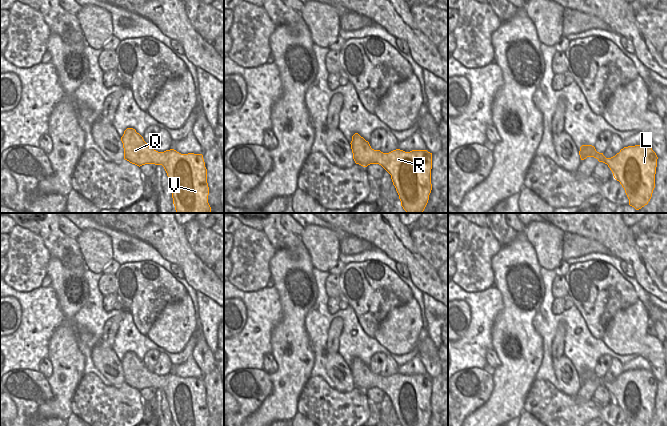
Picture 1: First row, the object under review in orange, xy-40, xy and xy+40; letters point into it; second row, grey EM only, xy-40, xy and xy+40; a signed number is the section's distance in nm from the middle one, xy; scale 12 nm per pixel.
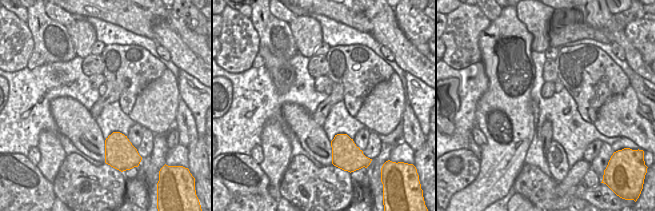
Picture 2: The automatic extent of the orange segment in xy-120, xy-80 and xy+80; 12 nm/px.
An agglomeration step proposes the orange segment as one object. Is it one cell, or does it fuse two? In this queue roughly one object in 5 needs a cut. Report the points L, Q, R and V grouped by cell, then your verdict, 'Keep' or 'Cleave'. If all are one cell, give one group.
Groups: L Q R V. Keep.

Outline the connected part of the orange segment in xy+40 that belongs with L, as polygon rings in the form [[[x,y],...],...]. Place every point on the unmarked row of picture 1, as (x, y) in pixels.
[[[582,369],[581,384],[594,381],[608,389],[614,402],[625,414],[629,426],[649,426],[655,412],[657,379],[650,370],[624,371],[611,382],[596,375],[592,369]]]

